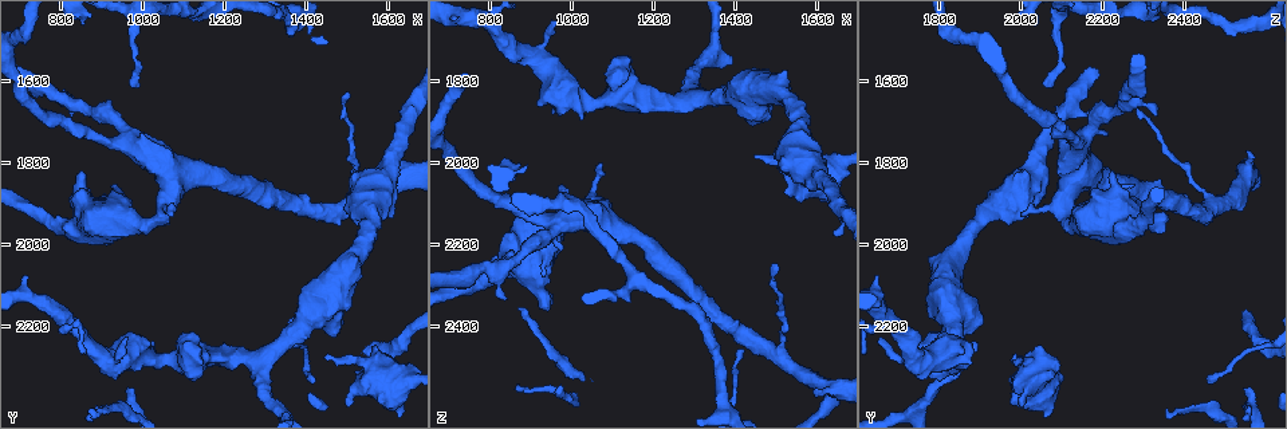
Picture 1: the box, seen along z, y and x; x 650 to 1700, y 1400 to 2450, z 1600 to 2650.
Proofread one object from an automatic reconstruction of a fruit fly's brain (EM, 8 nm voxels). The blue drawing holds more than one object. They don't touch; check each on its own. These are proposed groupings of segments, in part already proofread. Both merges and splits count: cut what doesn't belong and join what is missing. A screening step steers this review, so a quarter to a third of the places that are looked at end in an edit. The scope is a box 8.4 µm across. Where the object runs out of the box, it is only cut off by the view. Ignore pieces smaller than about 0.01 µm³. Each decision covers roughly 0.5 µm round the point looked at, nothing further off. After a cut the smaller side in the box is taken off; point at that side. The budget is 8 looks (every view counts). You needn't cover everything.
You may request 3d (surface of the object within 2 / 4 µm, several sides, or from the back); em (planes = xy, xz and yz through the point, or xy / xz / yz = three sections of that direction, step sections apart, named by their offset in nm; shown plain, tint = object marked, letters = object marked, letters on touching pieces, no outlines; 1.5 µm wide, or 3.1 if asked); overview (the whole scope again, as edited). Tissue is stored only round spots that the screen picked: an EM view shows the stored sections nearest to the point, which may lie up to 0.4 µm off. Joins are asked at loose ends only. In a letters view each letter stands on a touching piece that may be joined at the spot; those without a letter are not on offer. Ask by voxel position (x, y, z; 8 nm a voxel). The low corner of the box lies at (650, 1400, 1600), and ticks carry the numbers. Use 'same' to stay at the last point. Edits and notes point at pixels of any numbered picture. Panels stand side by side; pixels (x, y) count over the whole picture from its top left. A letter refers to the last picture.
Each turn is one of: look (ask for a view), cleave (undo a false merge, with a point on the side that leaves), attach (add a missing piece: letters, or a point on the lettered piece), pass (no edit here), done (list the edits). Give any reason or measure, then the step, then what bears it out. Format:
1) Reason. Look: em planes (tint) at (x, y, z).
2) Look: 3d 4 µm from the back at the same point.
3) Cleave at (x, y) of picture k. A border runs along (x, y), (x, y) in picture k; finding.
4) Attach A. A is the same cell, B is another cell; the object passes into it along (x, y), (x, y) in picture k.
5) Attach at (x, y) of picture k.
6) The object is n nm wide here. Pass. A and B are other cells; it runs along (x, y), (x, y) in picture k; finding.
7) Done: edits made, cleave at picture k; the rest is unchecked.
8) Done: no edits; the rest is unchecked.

Sharp bend. Look: em planes (letters) at (915, 2290, 1745).

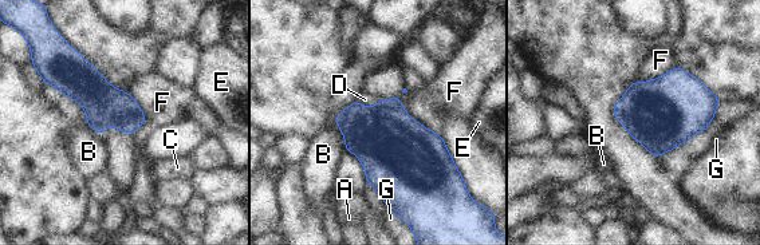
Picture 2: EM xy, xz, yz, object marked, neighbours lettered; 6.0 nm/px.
Pass. A, B, C, D, E, F and G are other cells; a border runs along (337, 115), (337, 127), (346, 150) in picture 2; one neuron here.

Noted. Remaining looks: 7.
An open end. Look: em planes (plain) at (1075, 1920, 2000).

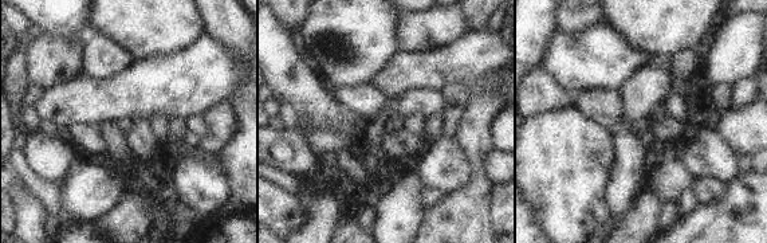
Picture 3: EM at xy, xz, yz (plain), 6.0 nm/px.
What lies round it. Look: em planes (letters) at the same point.

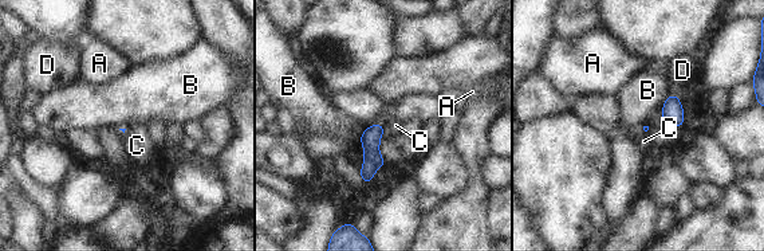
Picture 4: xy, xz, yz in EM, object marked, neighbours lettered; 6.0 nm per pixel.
Pass. A, B, C and D are other cells; a border runs along (384, 125), (370, 125), (359, 137) in picture 4; none of them fits.

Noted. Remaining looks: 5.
Thin end. Look: em planes (letters) at (970, 1605, 2055).

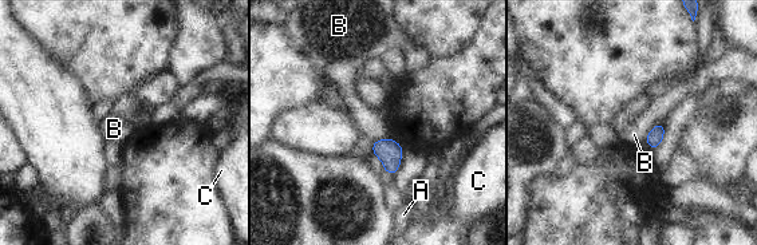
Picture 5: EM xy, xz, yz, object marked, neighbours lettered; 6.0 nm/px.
The object is 90 nm wide here. Pass. A, B and C are other cells; a border runs along (662, 122), (645, 139) in picture 5; none of them fits.

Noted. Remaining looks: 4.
An open end. Look: 3d 4 µm at (825, 1680, 2330).

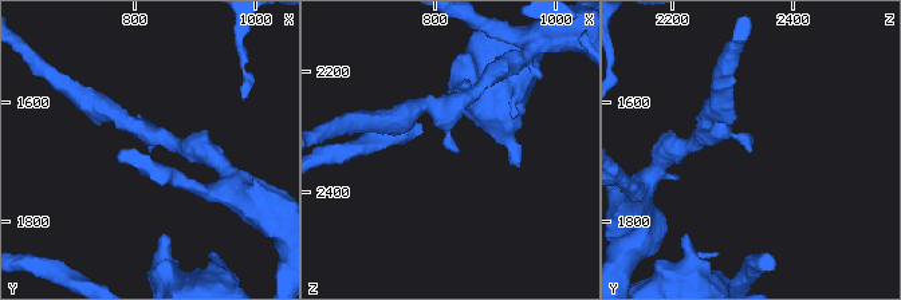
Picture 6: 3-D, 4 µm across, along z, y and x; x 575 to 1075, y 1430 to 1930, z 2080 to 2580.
Need the tissue. Look: em planes (letters) at (830, 1690, 2325).

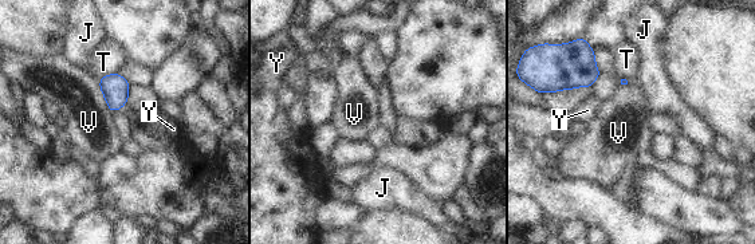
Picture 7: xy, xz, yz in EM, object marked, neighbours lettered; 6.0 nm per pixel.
Pass. J, T, V and Y are other cells; a border runs along (98, 79), (98, 86), (111, 113) in picture 7; no lettered piece goes on from it.

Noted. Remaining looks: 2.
Done: no edits; the rest is unchecked.

